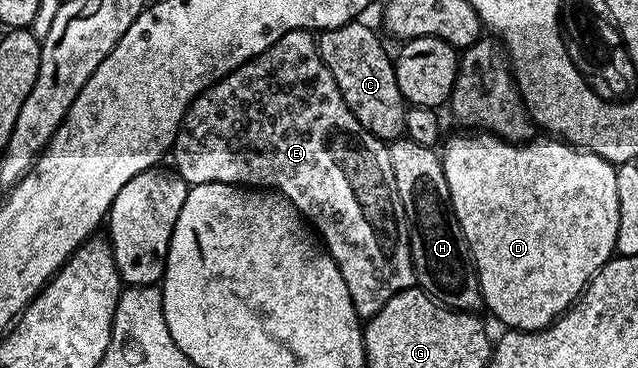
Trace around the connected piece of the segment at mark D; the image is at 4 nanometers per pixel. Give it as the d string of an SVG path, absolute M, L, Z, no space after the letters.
M490 133L459 134L463 135L455 135L447 144L442 144L441 162L445 181L449 181L449 197L455 216L465 233L465 241L475 262L475 270L479 272L479 291L483 295L486 310L491 310L504 323L504 328L516 331L541 331L554 323L583 294L587 282L616 254L615 242L619 224L616 164L597 157L597 153L584 151L582 147L572 147L559 137L535 137L526 143L510 143L508 139L500 139L499 136Z

